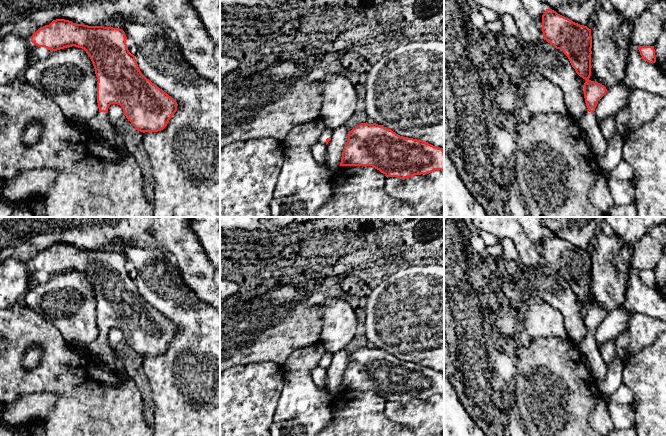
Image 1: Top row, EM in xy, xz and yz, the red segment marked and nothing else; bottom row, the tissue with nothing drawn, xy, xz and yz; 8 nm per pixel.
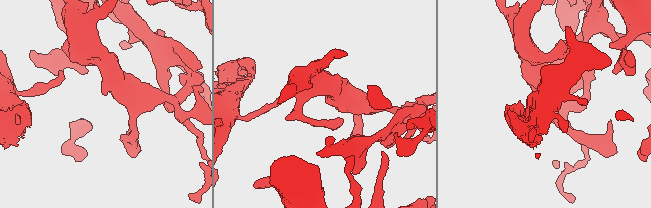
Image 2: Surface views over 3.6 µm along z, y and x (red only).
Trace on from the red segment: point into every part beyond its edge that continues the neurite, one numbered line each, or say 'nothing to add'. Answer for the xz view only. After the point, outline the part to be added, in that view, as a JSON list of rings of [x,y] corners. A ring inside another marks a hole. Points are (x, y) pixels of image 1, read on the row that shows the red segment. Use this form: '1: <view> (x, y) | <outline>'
1: xz (327, 133) | [[[327,128],[325,129],[319,137],[319,143],[326,145],[326,139],[332,137],[332,130]]]

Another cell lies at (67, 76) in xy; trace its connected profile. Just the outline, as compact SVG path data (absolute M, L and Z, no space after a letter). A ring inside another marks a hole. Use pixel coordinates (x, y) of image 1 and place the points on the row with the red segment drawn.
M82 48L51 51L46 60L30 63L22 79L54 101L70 121L87 124L99 112L98 80Z

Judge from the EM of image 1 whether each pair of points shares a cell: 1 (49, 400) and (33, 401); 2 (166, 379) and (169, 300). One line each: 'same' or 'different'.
1: same
2: same

